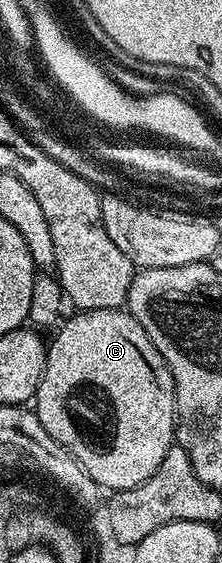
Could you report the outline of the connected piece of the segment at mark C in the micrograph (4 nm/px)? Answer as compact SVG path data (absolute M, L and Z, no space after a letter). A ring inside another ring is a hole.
M126 310L79 311L65 323L54 332L55 340L47 343L45 369L33 400L35 415L45 433L56 439L100 488L108 487L111 493L133 489L157 473L165 453L176 442L171 370L145 329Z

